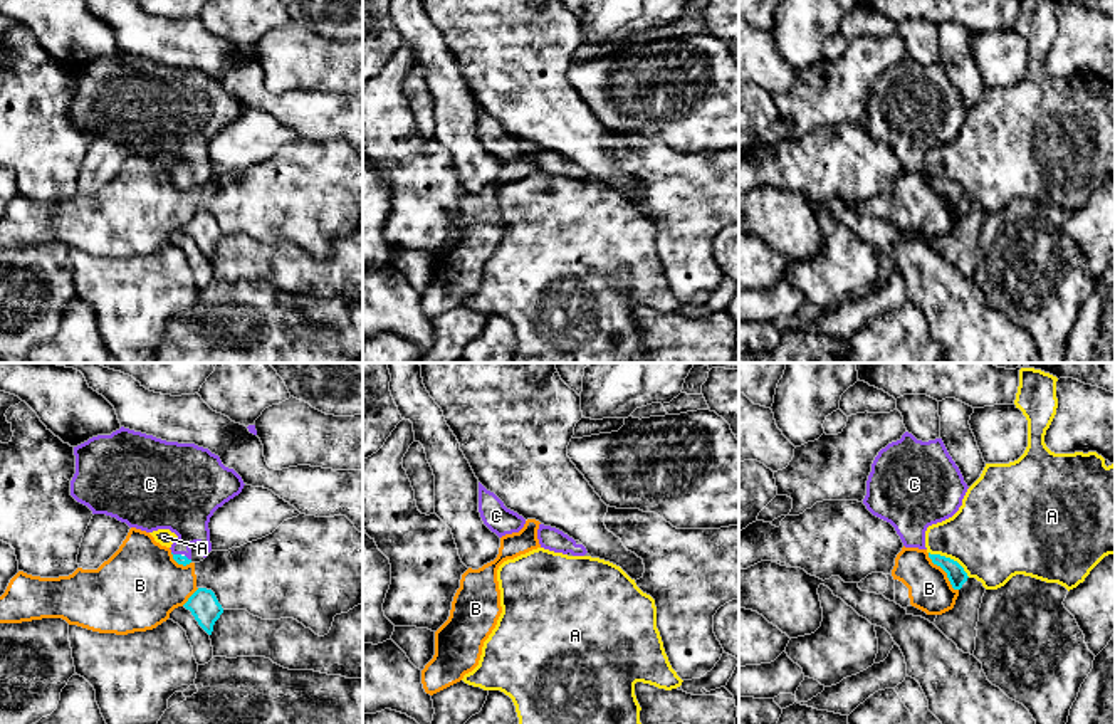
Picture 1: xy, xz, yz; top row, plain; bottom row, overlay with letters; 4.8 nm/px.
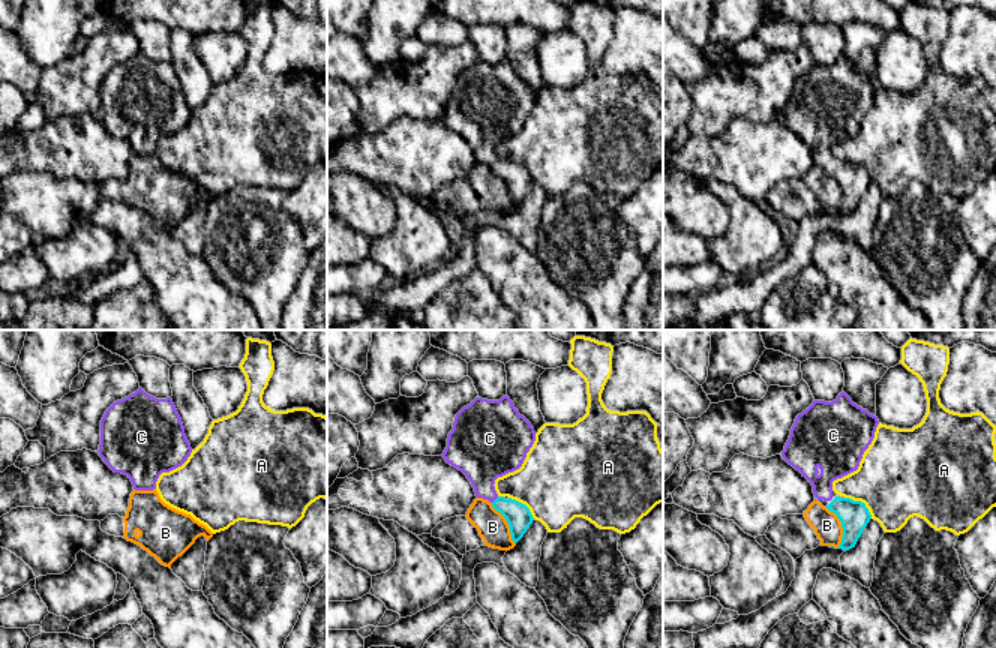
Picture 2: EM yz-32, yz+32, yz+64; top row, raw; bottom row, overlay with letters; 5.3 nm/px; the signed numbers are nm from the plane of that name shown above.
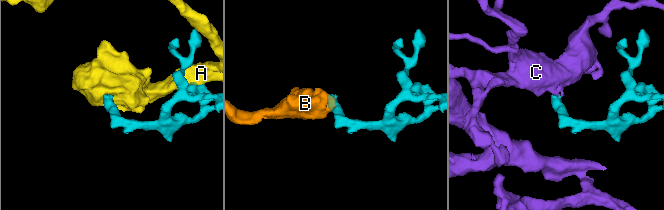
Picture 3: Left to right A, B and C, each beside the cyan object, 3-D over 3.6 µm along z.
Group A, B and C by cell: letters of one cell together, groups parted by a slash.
A / B / C

